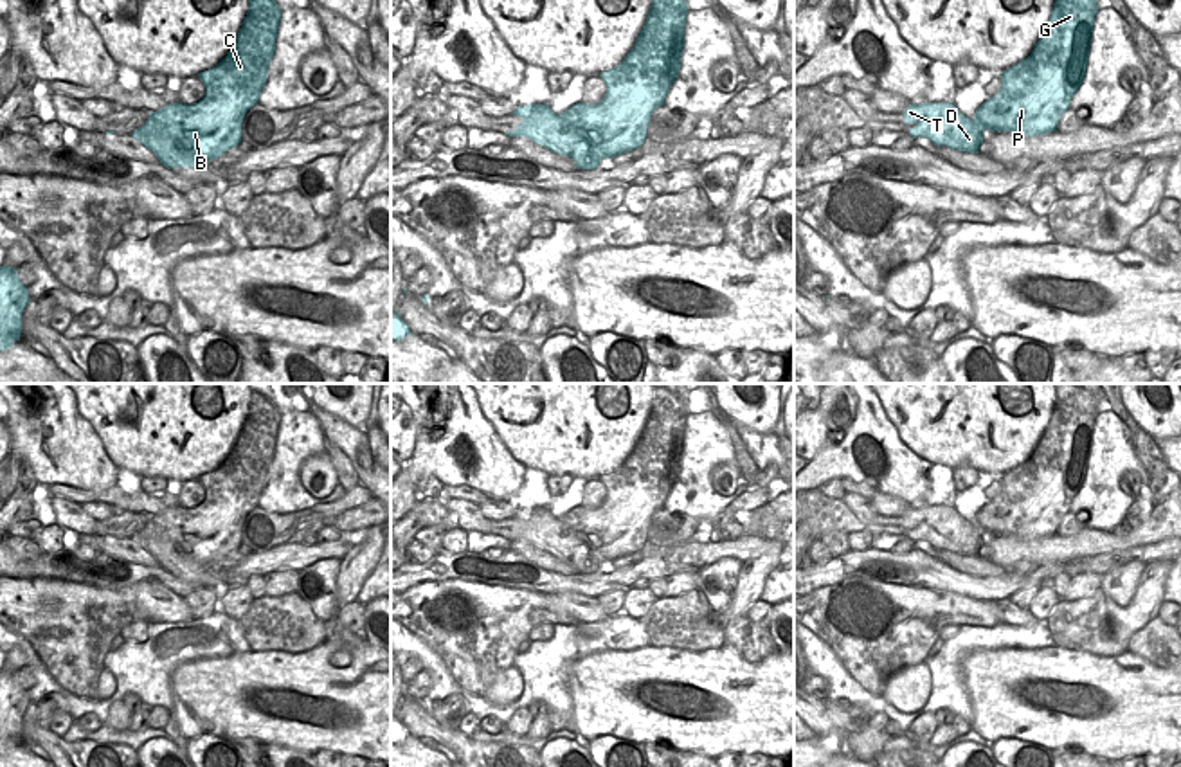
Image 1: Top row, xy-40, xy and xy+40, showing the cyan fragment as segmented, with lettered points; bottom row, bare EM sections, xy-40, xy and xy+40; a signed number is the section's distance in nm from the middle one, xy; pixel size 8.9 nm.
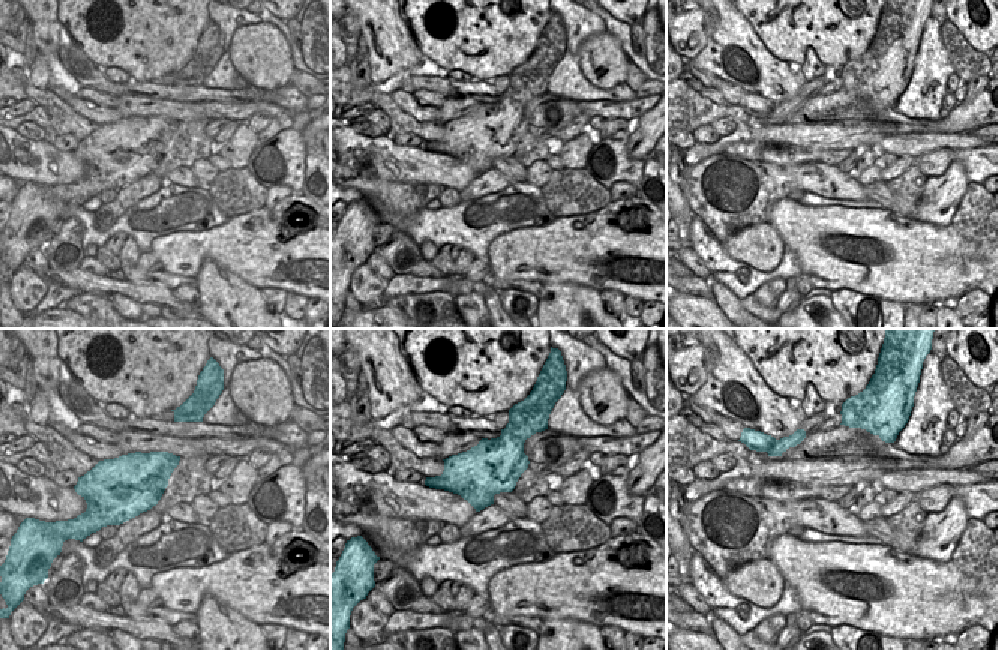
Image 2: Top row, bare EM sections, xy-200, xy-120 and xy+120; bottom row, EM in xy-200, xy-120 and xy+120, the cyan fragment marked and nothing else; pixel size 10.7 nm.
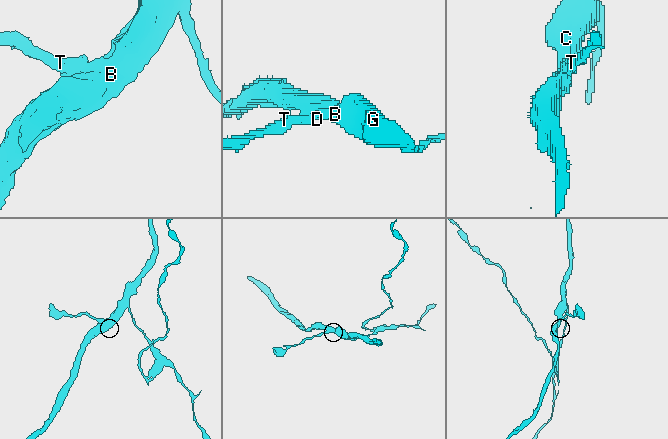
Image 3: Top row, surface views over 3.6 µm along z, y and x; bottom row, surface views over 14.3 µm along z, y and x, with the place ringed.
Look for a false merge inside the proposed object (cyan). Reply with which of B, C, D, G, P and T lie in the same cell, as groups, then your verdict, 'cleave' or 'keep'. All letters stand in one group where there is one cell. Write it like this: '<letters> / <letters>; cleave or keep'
B C G P / D T; cleave

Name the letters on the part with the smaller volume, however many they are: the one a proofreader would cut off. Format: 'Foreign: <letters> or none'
Foreign: D, T

